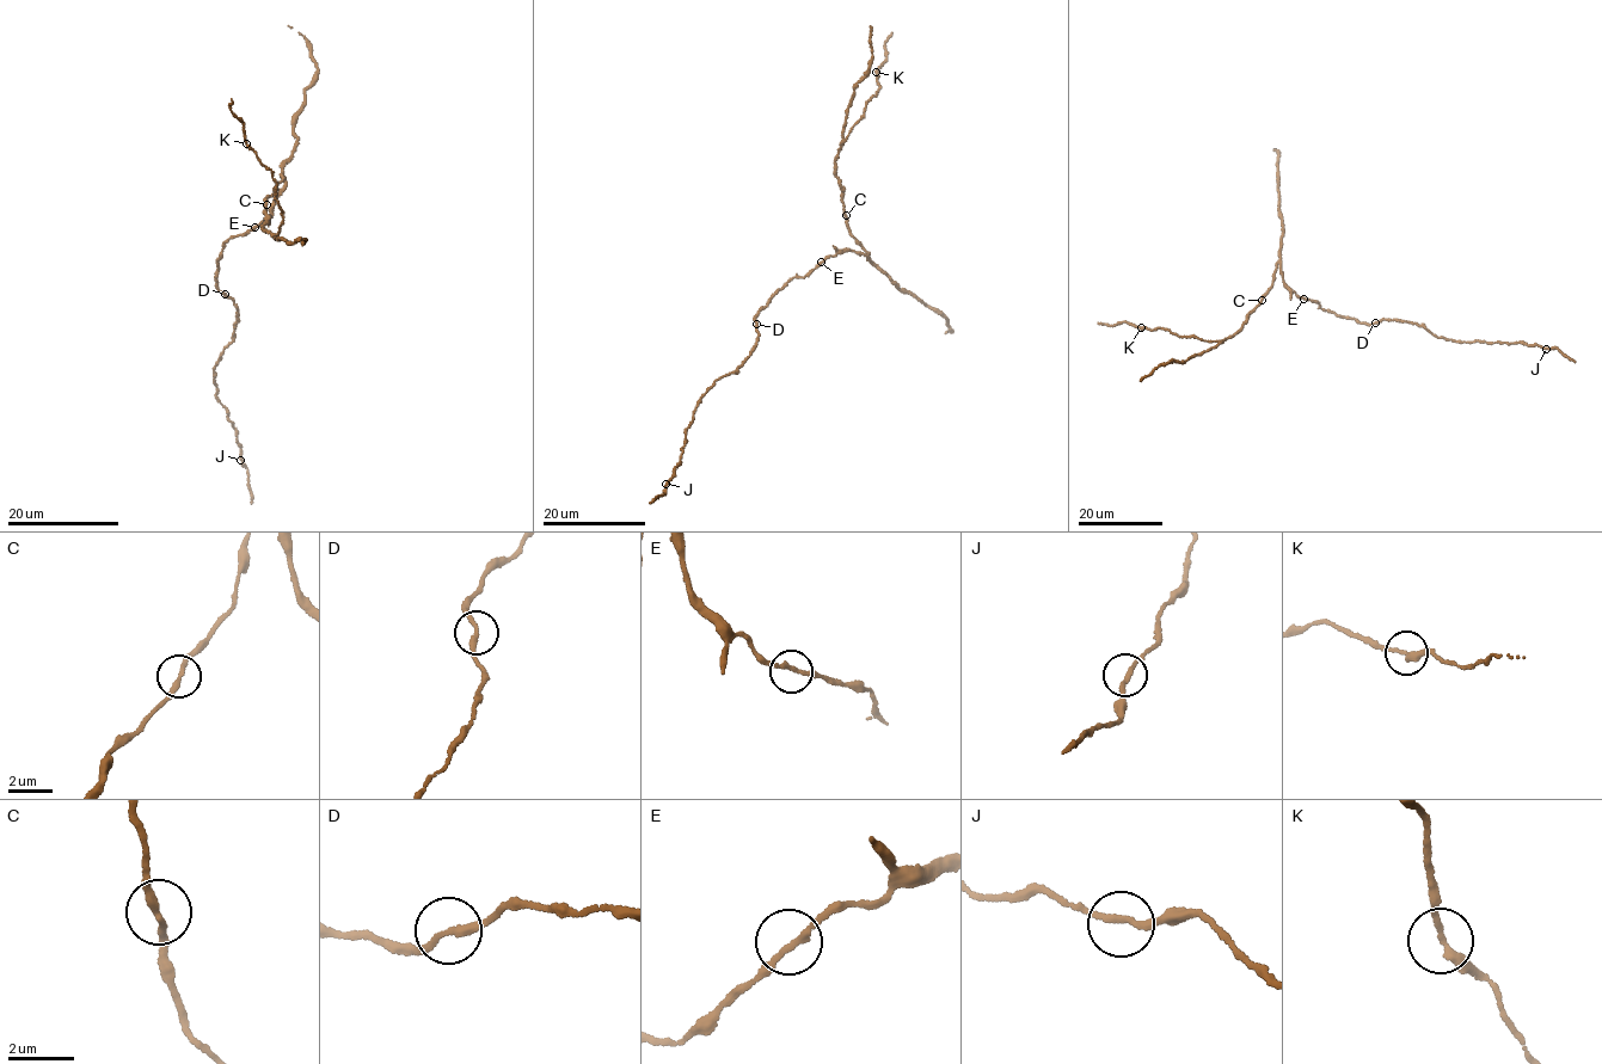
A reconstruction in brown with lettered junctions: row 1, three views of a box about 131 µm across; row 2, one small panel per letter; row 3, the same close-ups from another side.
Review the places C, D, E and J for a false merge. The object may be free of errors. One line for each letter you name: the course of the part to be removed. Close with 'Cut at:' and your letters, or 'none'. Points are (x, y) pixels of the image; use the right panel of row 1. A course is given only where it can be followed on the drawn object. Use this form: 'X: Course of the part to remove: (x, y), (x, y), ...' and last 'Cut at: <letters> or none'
Cut at: none

